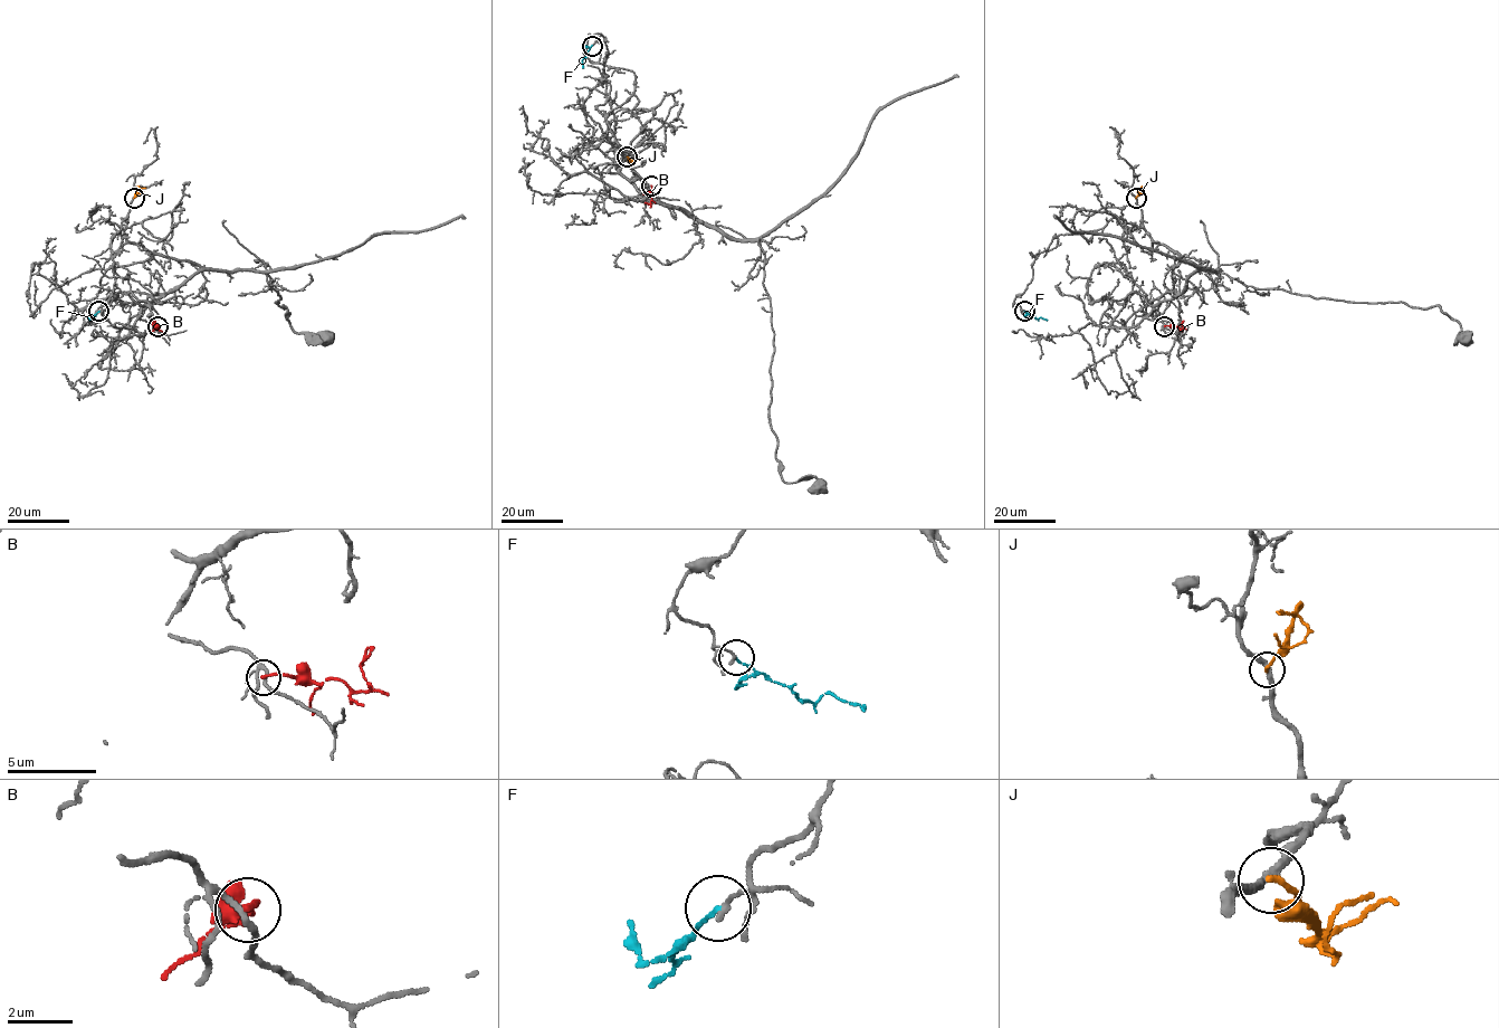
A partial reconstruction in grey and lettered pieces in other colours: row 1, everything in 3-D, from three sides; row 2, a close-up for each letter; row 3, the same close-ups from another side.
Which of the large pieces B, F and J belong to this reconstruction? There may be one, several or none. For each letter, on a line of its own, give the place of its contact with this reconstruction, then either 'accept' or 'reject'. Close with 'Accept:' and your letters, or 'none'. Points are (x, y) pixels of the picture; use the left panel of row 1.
B: contact (158, 326); reject
F: contact (98, 311); reject
J: contact (134, 198); reject
Accept: none

